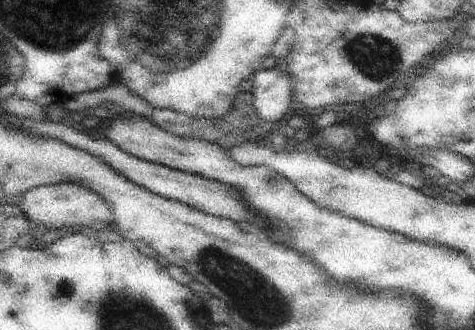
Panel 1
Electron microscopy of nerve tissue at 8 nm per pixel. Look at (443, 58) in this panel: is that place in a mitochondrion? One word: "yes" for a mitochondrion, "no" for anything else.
no

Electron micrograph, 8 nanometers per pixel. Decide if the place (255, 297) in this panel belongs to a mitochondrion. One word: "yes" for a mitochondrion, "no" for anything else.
yes

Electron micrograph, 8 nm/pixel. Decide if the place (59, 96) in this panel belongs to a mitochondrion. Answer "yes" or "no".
no

